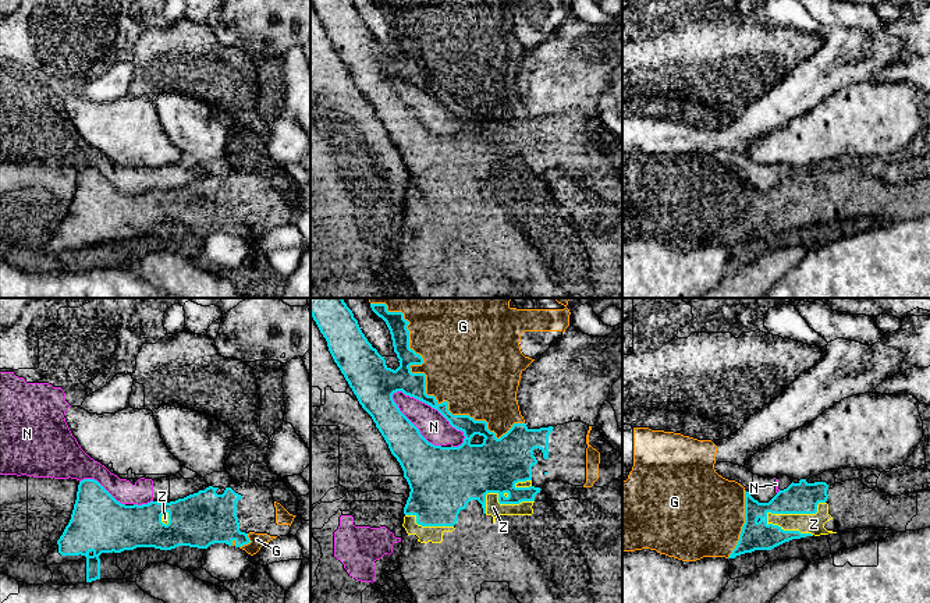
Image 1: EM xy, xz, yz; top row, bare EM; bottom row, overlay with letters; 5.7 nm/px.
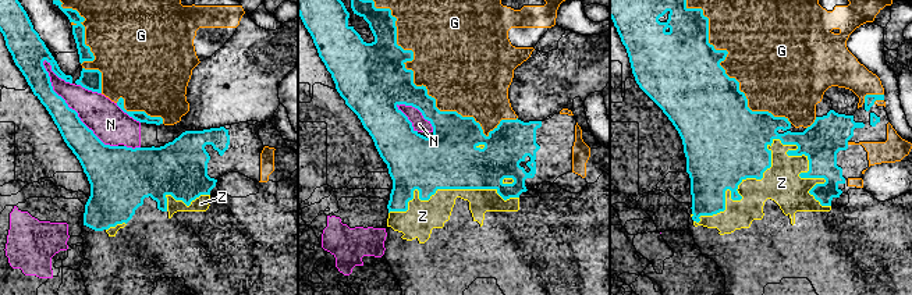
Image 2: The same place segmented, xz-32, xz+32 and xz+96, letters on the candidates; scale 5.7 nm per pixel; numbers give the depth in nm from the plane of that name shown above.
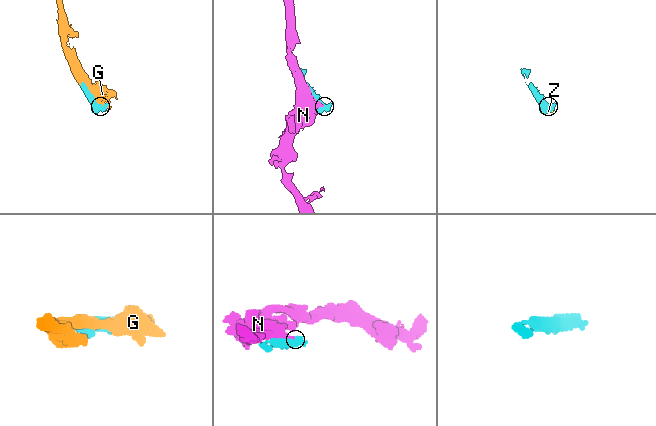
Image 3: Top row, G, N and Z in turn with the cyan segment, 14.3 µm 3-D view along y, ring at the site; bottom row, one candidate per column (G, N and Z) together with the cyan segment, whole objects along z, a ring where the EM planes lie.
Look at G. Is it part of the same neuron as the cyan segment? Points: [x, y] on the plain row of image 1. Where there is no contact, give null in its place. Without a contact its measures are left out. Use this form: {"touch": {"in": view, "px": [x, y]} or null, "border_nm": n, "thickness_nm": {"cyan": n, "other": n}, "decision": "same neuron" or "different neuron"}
{"touch": {"in": "xz", "px": [432, 84]}, "border_nm": 950, "thickness_nm": {"cyan": 140, "other": 460}, "decision": "same neuron"}

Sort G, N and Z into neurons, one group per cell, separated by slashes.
G Z / N

